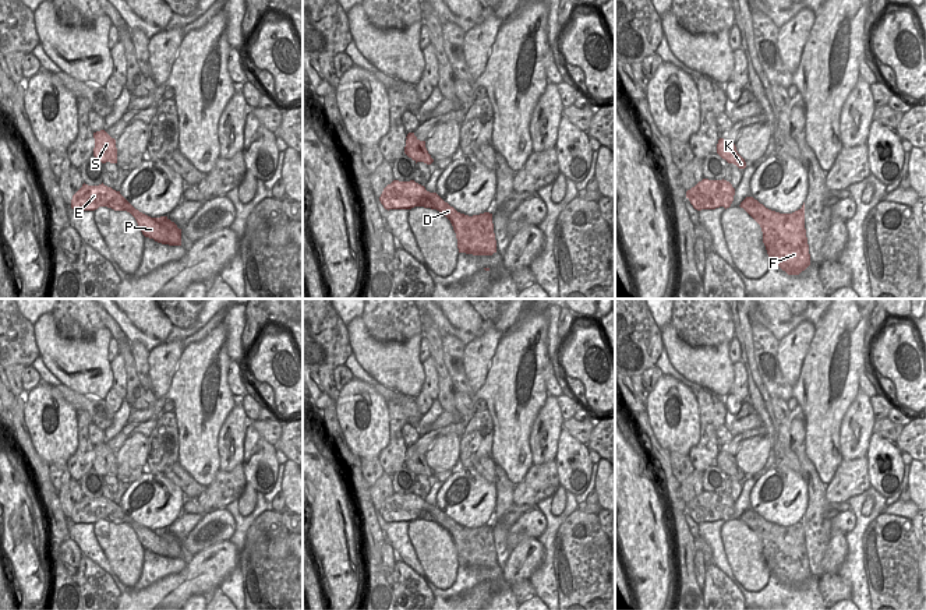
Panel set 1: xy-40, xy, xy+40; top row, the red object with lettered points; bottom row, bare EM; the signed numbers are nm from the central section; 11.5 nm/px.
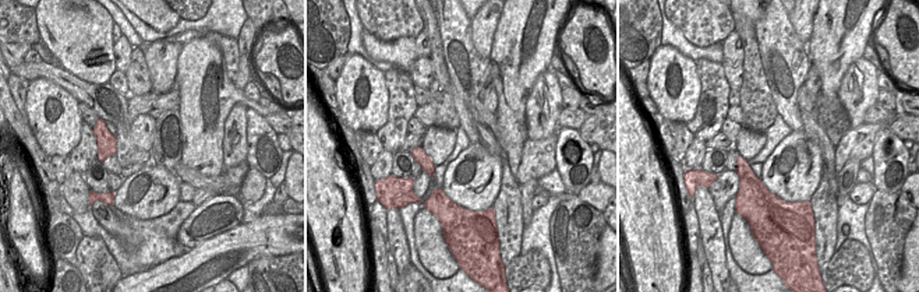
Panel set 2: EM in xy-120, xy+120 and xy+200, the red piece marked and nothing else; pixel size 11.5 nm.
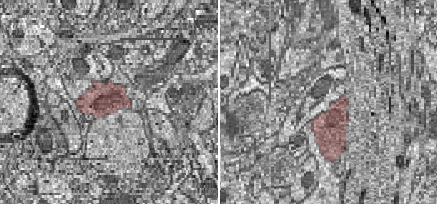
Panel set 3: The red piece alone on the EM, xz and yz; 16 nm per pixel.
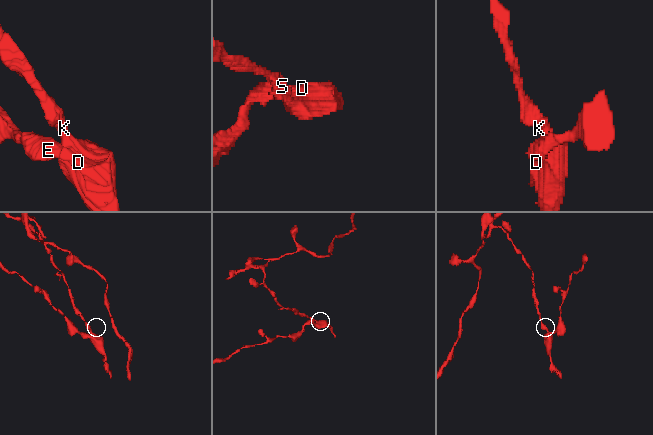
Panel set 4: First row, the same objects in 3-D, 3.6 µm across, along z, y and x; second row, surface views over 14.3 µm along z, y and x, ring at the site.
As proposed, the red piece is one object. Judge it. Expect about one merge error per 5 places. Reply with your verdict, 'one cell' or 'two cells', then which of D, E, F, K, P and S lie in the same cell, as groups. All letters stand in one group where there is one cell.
two cells; D E P / F K S

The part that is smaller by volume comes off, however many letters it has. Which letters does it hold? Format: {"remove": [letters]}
{"remove": ["D", "E", "P"]}

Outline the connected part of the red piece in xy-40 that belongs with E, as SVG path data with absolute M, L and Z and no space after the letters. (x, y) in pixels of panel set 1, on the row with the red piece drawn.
M88 186L82 187L73 195L71 208L74 211L95 211L99 207L107 207L114 211L127 211L130 212L142 235L149 239L169 243L169 239L165 239L159 232L160 225L153 221L151 216L135 209L121 194L120 191L113 190L112 187L105 186Z

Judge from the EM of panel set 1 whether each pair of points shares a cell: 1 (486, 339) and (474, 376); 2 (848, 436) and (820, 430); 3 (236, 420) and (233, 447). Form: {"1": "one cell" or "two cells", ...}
{"1": "one cell", "2": "two cells", "3": "one cell"}

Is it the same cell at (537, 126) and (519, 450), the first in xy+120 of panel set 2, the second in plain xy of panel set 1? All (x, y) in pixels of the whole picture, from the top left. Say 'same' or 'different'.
different

